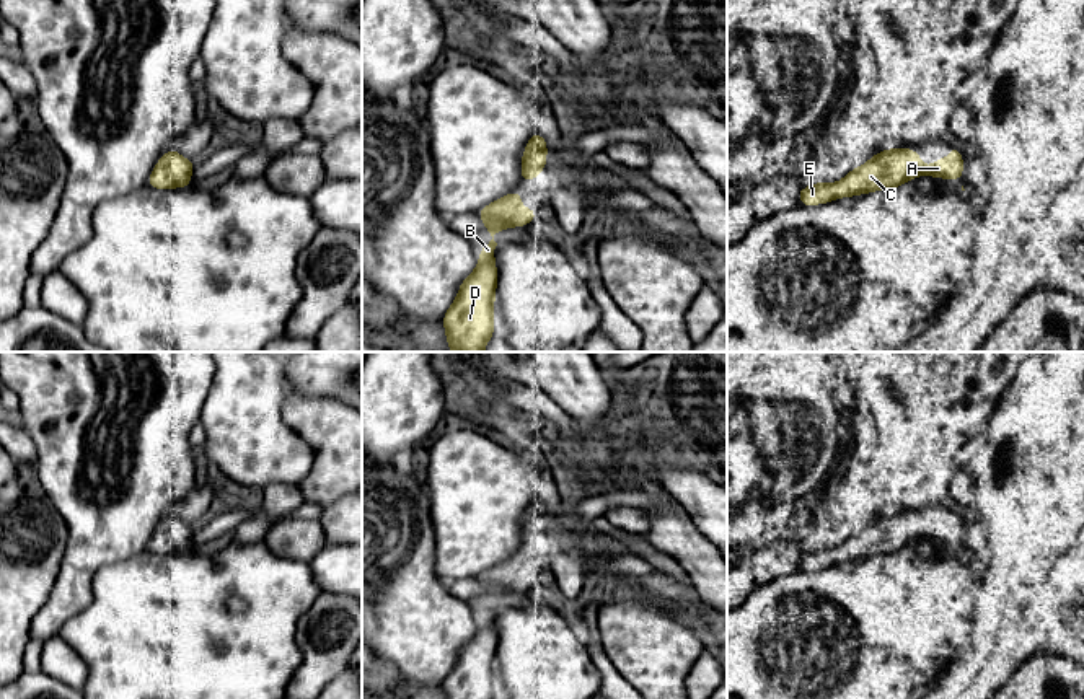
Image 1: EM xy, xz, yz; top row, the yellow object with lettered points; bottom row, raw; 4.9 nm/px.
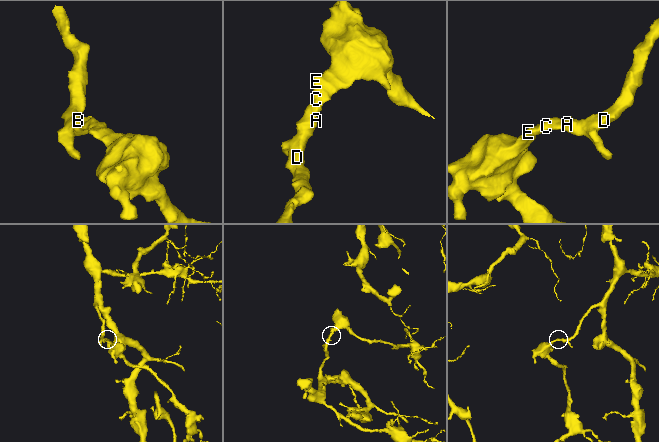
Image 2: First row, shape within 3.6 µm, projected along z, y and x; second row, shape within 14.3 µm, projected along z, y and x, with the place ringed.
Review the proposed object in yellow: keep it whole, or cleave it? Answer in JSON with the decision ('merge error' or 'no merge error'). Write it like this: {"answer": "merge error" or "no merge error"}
{"answer": "no merge error"}

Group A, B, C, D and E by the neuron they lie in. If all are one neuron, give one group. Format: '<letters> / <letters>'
A B C D E

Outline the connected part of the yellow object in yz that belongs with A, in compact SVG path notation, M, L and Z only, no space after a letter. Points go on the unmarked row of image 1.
M955 510L950 512L945 525L937 525L929 533L923 530L921 521L914 515L890 513L874 520L862 531L851 534L838 547L822 549L817 546L810 552L800 552L799 569L817 570L839 562L893 554L923 539L962 546L962 536L963 523Z

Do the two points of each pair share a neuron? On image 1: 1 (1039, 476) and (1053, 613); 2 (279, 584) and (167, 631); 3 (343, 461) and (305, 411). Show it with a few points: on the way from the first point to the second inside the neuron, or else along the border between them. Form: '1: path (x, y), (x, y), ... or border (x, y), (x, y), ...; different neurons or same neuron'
1: path (1039, 510), (1039, 579); same neuron
2: path (251, 584), (214, 584), (194, 603); same neuron
3: path (343, 448), (318, 424); same neuron

